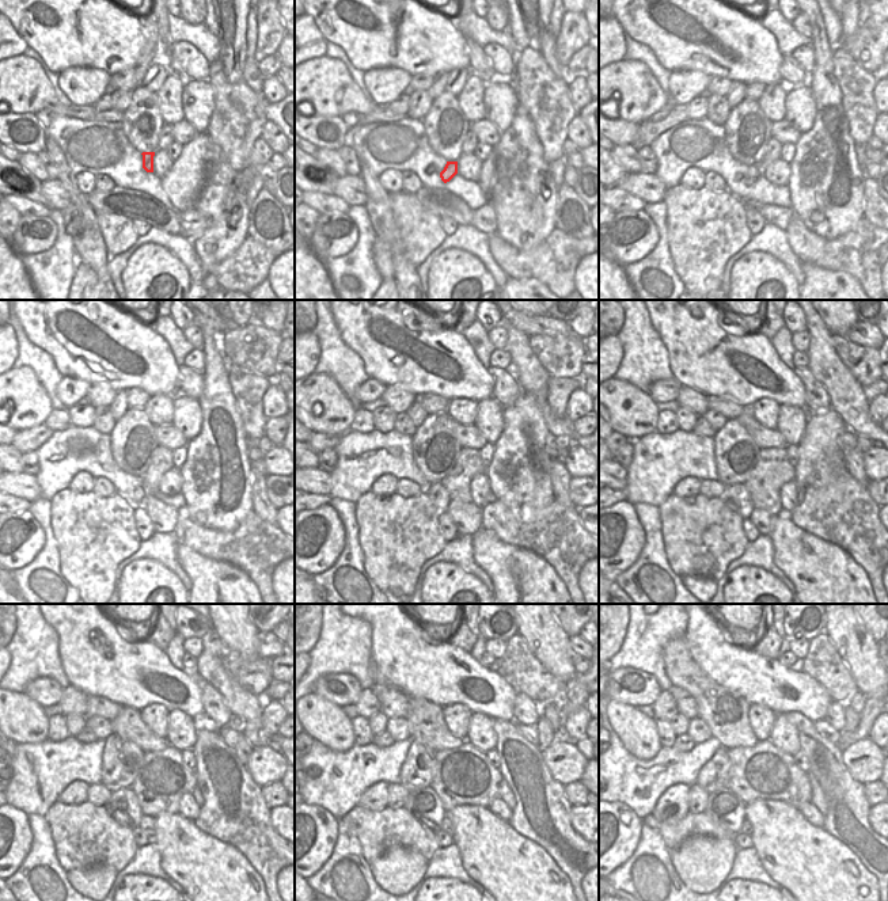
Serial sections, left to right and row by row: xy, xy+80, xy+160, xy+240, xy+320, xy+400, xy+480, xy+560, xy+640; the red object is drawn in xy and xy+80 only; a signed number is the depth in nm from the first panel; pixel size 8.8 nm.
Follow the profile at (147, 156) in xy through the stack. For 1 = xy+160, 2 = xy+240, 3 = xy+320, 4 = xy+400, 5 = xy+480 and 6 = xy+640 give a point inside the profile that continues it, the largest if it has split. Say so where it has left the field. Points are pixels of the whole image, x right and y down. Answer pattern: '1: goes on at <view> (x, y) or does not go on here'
1: goes on at xy+160 (747, 181)
2: goes on at xy+240 (136, 494)
3: goes on at xy+320 (436, 491)
4: goes on at xy+400 (736, 497)
5: goes on at xy+480 (122, 805)
6: goes on at xy+640 (725, 808)

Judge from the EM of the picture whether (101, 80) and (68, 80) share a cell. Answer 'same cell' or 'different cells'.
same cell

